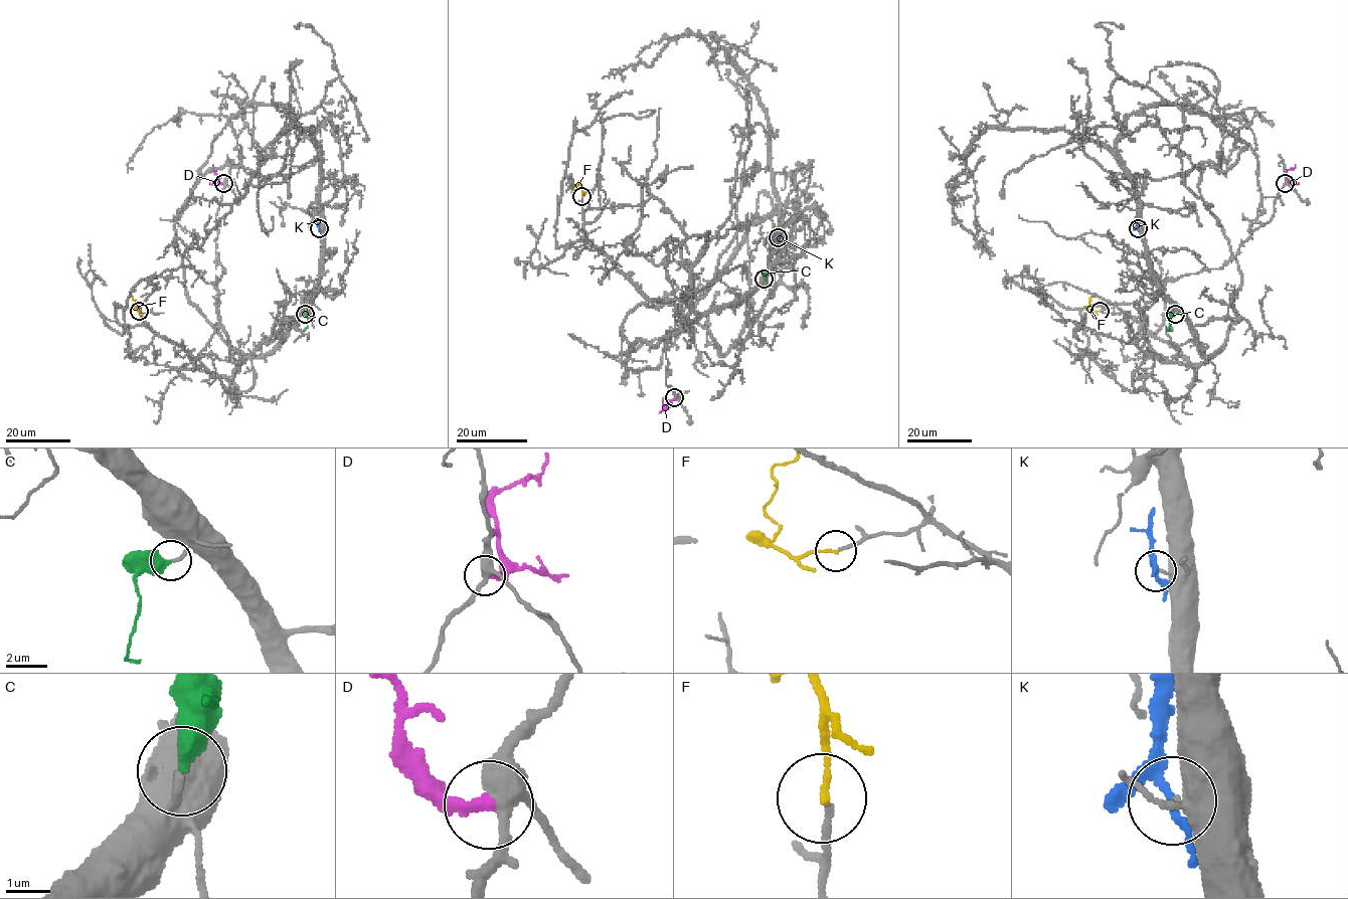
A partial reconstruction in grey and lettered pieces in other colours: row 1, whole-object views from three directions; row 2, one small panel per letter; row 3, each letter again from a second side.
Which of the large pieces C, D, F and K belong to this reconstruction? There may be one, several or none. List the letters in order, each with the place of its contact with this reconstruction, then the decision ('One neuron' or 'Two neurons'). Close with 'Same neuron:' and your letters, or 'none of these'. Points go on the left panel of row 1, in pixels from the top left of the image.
C: Touches grey at (305, 314). One neuron
D: Touches grey at (223, 183). Two neurons
F: Touches grey at (139, 311). One neuron
K: Touches grey at (319, 228). Two neurons
Same neuron: C, F

